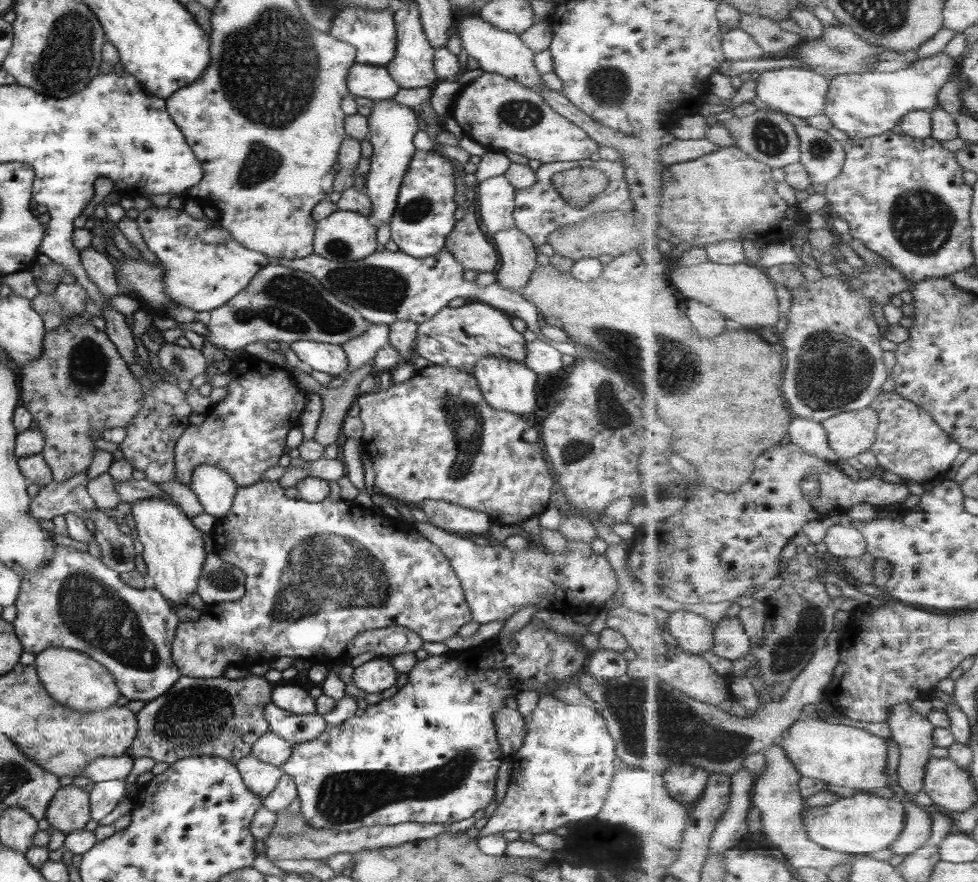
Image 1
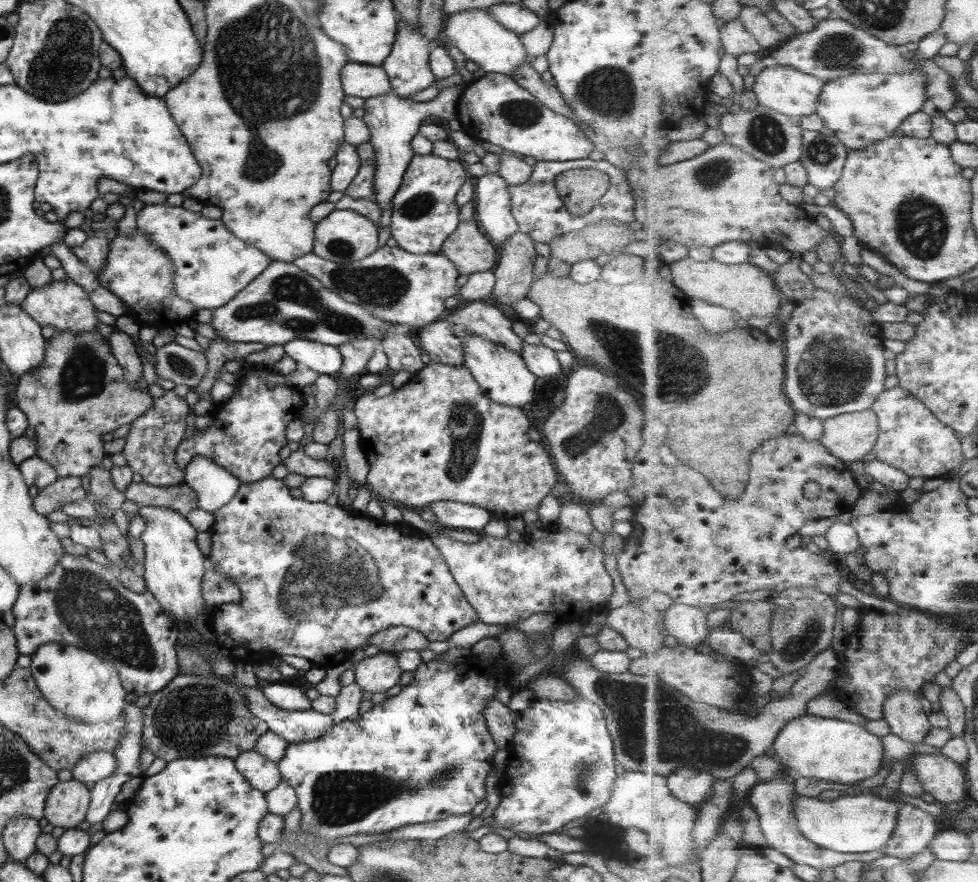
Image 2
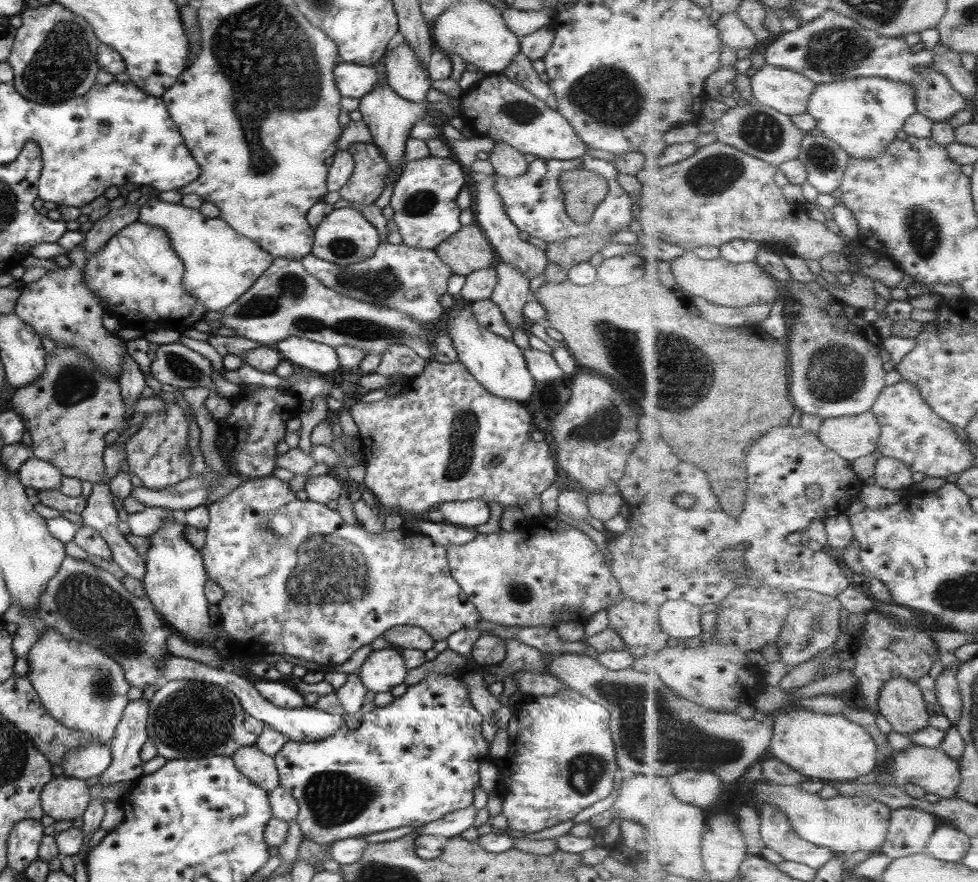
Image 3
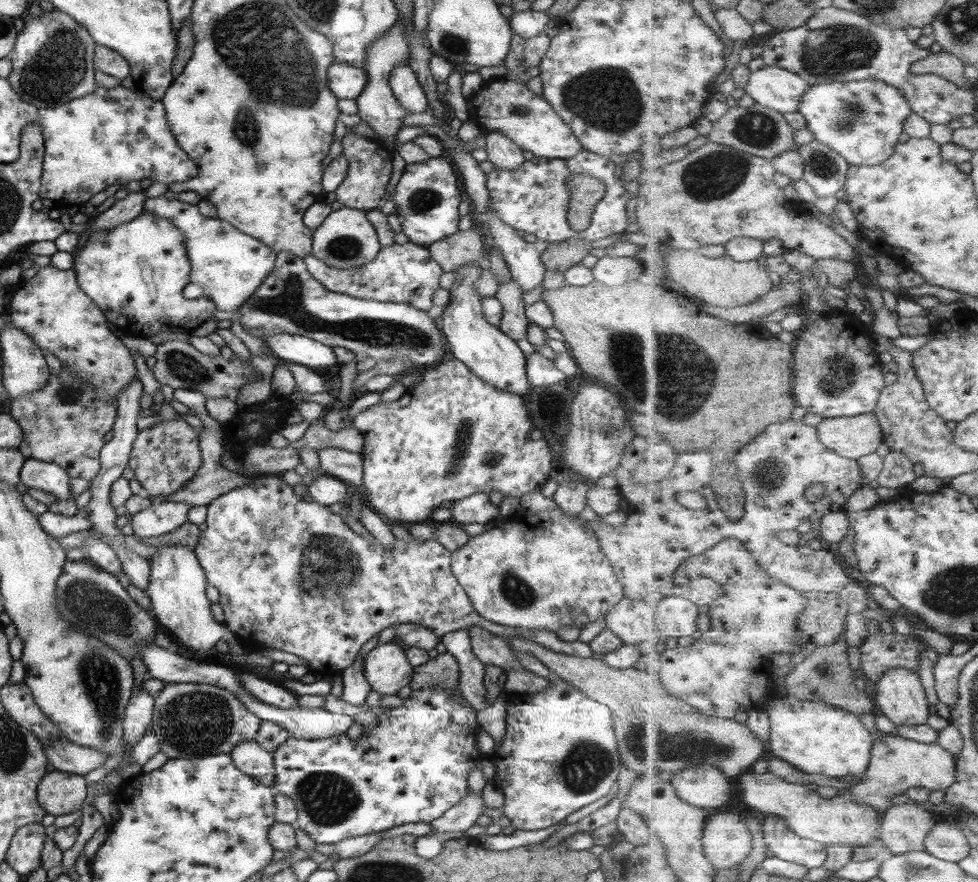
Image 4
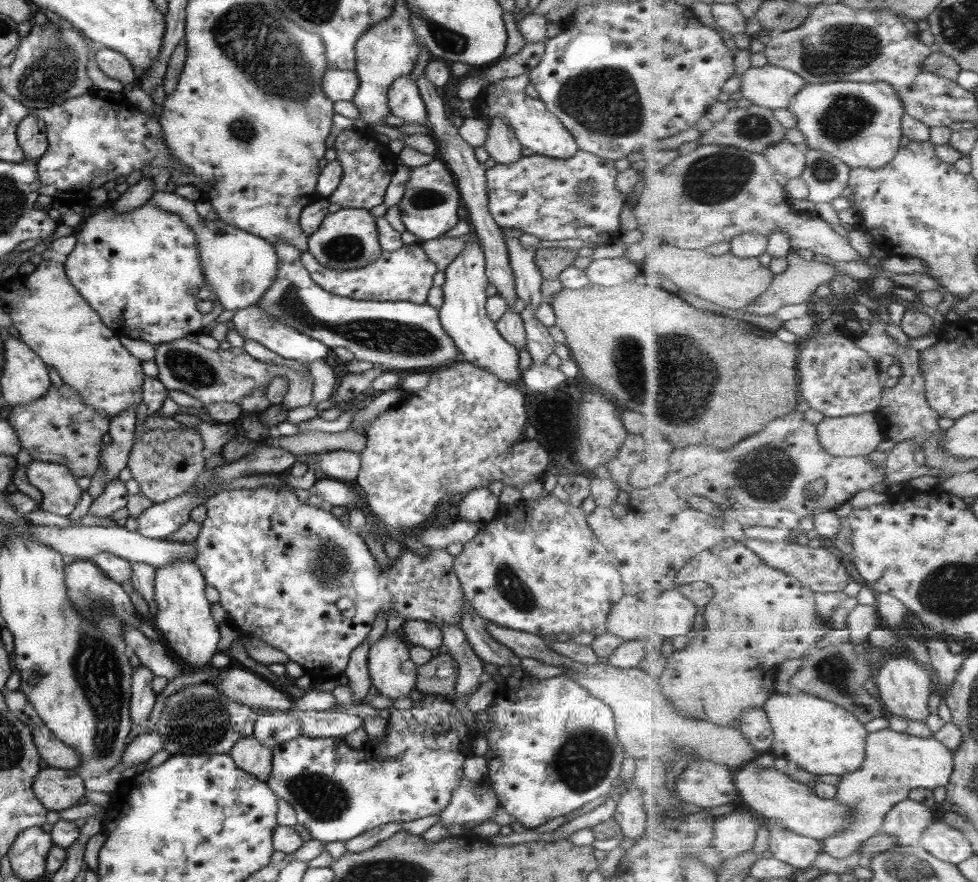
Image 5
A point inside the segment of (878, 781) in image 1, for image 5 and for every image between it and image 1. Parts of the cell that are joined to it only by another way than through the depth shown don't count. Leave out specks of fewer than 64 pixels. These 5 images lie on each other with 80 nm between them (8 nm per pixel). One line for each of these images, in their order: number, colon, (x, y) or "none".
2: (815, 747)
3: (831, 747)
4: (816, 737)
5: (822, 737)

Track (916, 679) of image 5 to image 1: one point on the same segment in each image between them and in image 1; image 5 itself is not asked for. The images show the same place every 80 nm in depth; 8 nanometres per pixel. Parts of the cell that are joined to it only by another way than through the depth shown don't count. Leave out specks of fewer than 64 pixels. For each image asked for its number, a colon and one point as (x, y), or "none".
1: (914, 734)
2: (903, 712)
3: (902, 704)
4: (901, 697)

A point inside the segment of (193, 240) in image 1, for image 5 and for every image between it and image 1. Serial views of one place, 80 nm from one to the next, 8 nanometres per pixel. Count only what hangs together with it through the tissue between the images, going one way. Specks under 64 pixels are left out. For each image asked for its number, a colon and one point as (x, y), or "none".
2: (212, 265)
3: (219, 265)
4: (228, 265)
5: (238, 267)

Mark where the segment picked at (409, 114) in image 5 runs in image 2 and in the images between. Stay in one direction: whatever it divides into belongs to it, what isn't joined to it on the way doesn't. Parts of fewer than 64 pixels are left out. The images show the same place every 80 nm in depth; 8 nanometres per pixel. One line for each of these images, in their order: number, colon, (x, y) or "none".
2: (407, 66)
3: (404, 76)
4: (405, 89)

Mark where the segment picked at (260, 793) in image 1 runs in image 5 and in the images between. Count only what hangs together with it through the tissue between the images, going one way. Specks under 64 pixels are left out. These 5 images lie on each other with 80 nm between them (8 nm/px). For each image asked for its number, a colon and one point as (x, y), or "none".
2: (261, 773)
3: (259, 768)
4: (248, 757)
5: (248, 754)

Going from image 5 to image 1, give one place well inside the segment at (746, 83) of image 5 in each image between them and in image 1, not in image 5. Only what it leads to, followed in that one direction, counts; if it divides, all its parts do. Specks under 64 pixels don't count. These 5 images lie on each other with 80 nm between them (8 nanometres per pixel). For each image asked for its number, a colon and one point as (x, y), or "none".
1: (804, 93)
2: (785, 89)
3: (789, 92)
4: (775, 87)

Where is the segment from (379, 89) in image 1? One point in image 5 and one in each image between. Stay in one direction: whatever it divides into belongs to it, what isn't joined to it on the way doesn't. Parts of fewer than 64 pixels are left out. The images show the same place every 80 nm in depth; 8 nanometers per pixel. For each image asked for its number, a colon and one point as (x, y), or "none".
2: (359, 80)
3: (352, 81)
4: (344, 82)
5: (336, 84)

